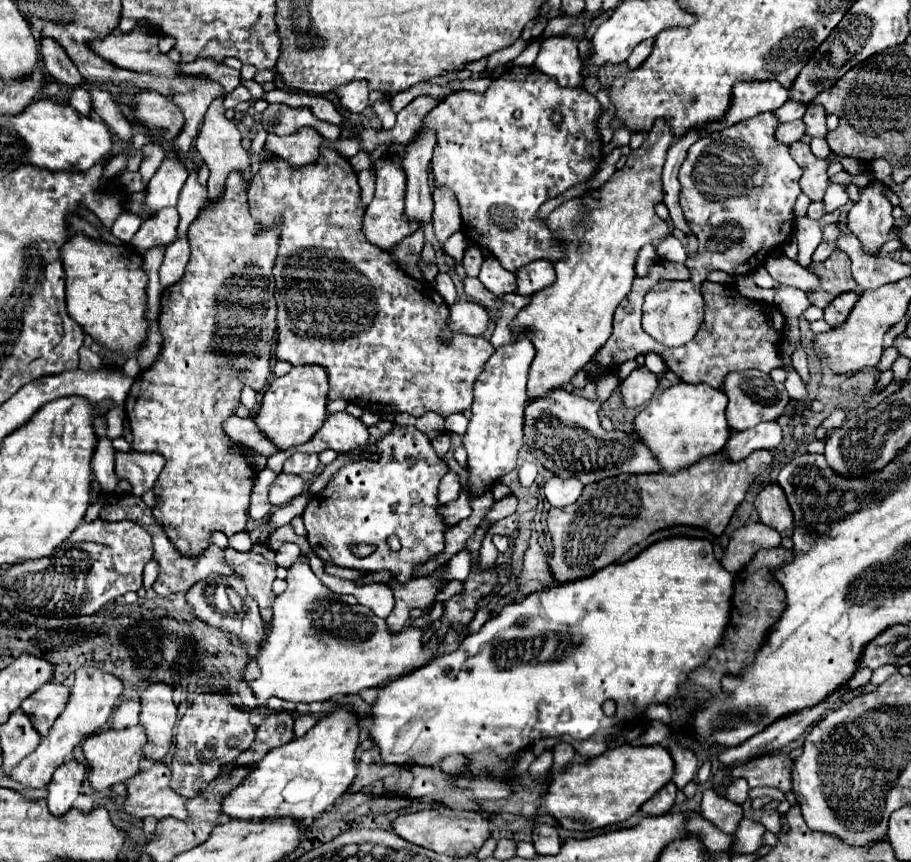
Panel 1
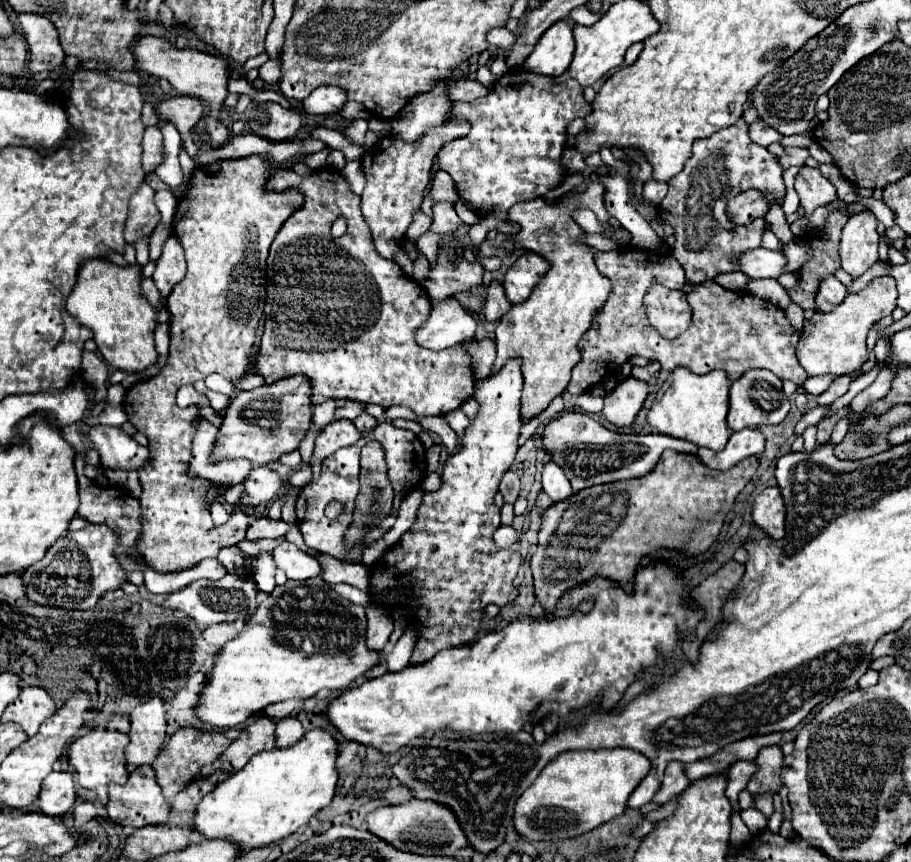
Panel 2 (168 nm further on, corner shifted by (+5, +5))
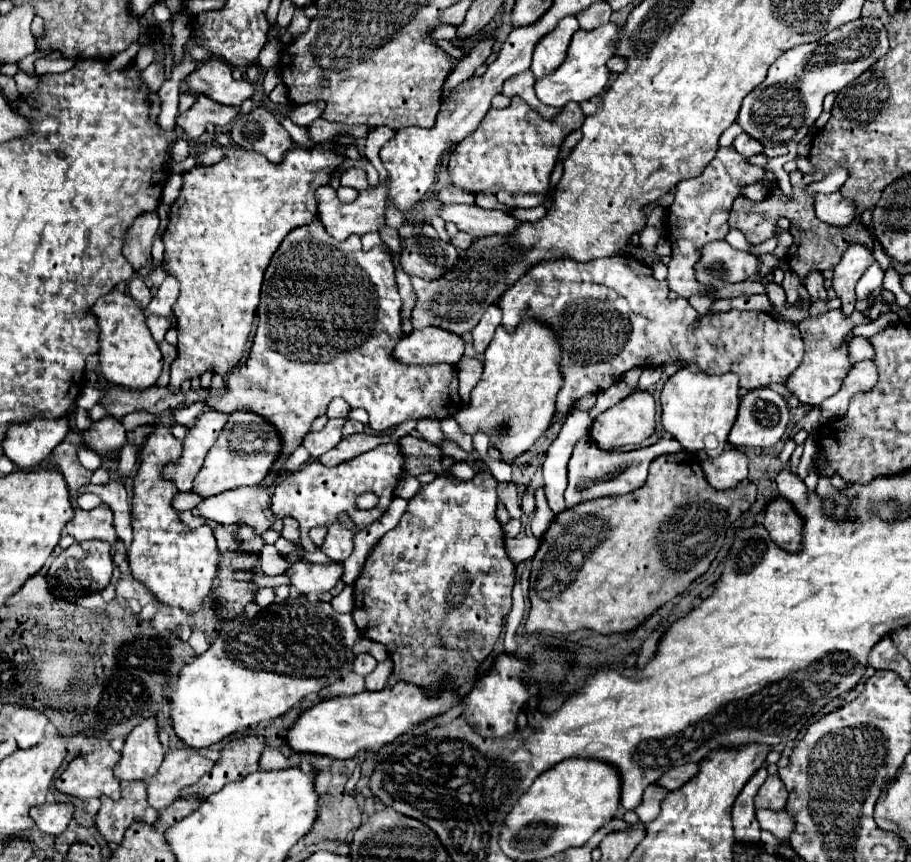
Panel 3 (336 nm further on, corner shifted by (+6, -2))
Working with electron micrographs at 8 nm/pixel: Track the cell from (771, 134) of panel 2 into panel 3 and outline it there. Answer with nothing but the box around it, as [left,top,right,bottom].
[733,133,763,157]

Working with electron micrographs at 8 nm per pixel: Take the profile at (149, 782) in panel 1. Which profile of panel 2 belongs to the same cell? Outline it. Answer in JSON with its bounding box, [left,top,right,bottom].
[106,766,170,828]

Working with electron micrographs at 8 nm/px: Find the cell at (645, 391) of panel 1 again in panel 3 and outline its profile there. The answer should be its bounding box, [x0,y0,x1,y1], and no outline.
[589,391,655,449]

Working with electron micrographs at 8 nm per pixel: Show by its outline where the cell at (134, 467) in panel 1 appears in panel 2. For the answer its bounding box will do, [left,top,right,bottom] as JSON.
[88,426,150,470]

